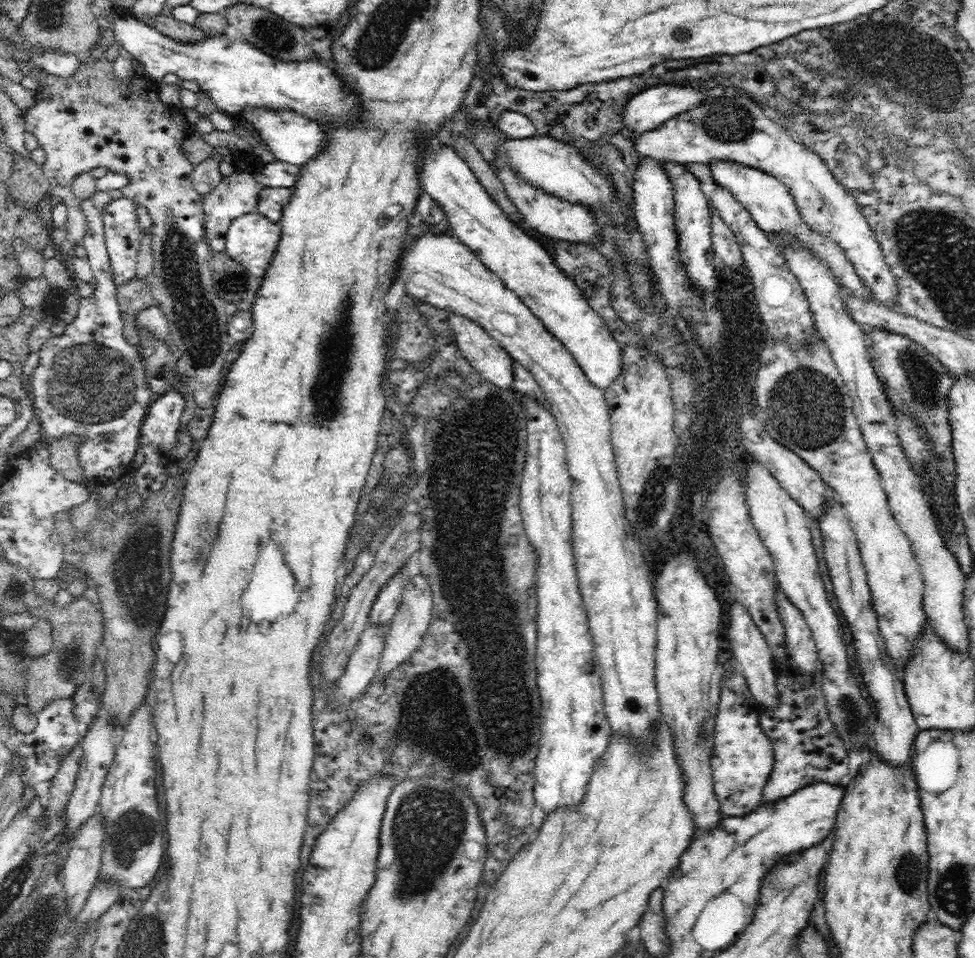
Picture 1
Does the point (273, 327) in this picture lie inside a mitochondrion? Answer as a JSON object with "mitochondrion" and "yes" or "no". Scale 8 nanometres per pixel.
{"mitochondrion":"no"}

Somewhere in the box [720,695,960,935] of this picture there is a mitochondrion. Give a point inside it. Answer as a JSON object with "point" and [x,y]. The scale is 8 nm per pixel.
{"point":[908,872]}

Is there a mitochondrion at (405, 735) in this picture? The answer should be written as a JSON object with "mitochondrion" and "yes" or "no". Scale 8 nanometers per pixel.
{"mitochondrion":"yes"}

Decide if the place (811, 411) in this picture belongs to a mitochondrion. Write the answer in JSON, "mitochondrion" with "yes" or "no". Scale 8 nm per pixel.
{"mitochondrion":"yes"}

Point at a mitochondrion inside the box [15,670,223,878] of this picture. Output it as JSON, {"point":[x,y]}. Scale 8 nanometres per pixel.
{"point":[133,832]}

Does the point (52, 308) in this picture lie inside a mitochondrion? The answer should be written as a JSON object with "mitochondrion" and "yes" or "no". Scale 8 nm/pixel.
{"mitochondrion":"no"}

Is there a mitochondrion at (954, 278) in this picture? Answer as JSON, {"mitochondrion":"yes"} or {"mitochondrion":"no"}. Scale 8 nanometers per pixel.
{"mitochondrion":"yes"}

